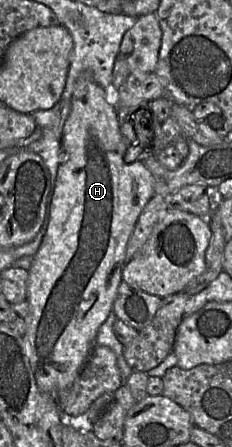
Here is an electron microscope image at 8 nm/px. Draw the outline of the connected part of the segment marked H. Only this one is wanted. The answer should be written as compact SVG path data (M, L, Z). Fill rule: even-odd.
M82 76L77 80L72 96L71 110L65 121L61 140L60 163L51 196L50 216L46 233L41 245L32 257L28 269L27 299L29 315L26 322L26 332L23 335L26 347L26 355L33 370L36 384L40 391L51 396L56 402L60 392L68 389L78 377L82 367L86 363L96 342L96 335L101 324L112 311L117 289L122 281L122 269L125 262L127 243L134 226L147 203L155 196L154 180L150 172L142 162L137 161L136 152L131 151L127 155L128 148L132 149L130 141L124 139L121 126L118 122L117 111L113 105L111 96L94 82L90 76Z

